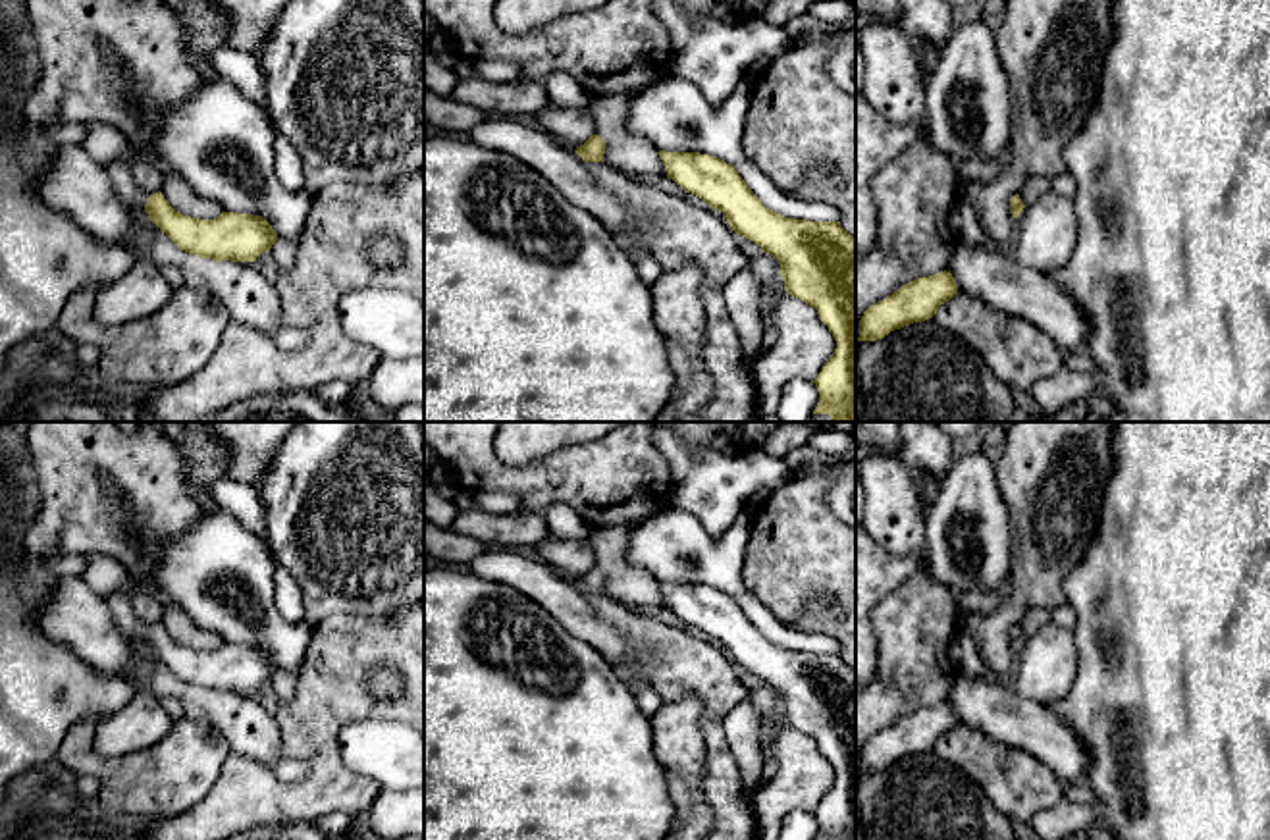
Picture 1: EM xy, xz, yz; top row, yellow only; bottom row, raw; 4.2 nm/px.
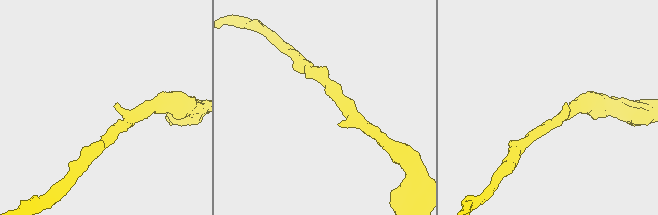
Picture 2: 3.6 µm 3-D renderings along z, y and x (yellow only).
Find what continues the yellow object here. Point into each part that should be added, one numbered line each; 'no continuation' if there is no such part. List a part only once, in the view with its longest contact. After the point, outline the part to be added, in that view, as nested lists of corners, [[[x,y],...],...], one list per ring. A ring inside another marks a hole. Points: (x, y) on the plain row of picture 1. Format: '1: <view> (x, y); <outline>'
1: xy (120, 603); [[[116,591],[104,597],[119,632],[133,642],[141,642],[146,636],[146,624],[141,622],[131,607],[131,597],[127,591]]]

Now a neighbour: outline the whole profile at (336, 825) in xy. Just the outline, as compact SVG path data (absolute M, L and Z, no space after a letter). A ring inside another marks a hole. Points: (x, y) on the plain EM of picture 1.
M331 811L326 813L322 817L318 817L314 821L314 825L330 838L341 840L347 838L351 827L353 827L353 819L349 813L345 811Z

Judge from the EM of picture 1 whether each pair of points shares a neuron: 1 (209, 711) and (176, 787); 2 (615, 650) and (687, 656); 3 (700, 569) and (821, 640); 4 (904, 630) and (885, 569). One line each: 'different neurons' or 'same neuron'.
1: different neurons
2: different neurons
3: same neuron
4: different neurons

